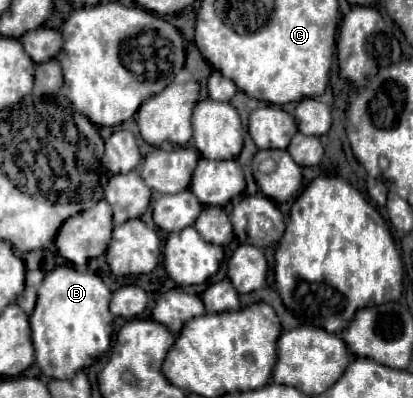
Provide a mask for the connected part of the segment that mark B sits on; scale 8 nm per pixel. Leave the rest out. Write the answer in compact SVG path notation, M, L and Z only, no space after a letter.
M58 266L44 276L42 286L38 288L36 308L30 314L36 364L44 376L60 380L72 378L110 348L114 318L108 304L110 290L96 274L78 272L72 266Z

